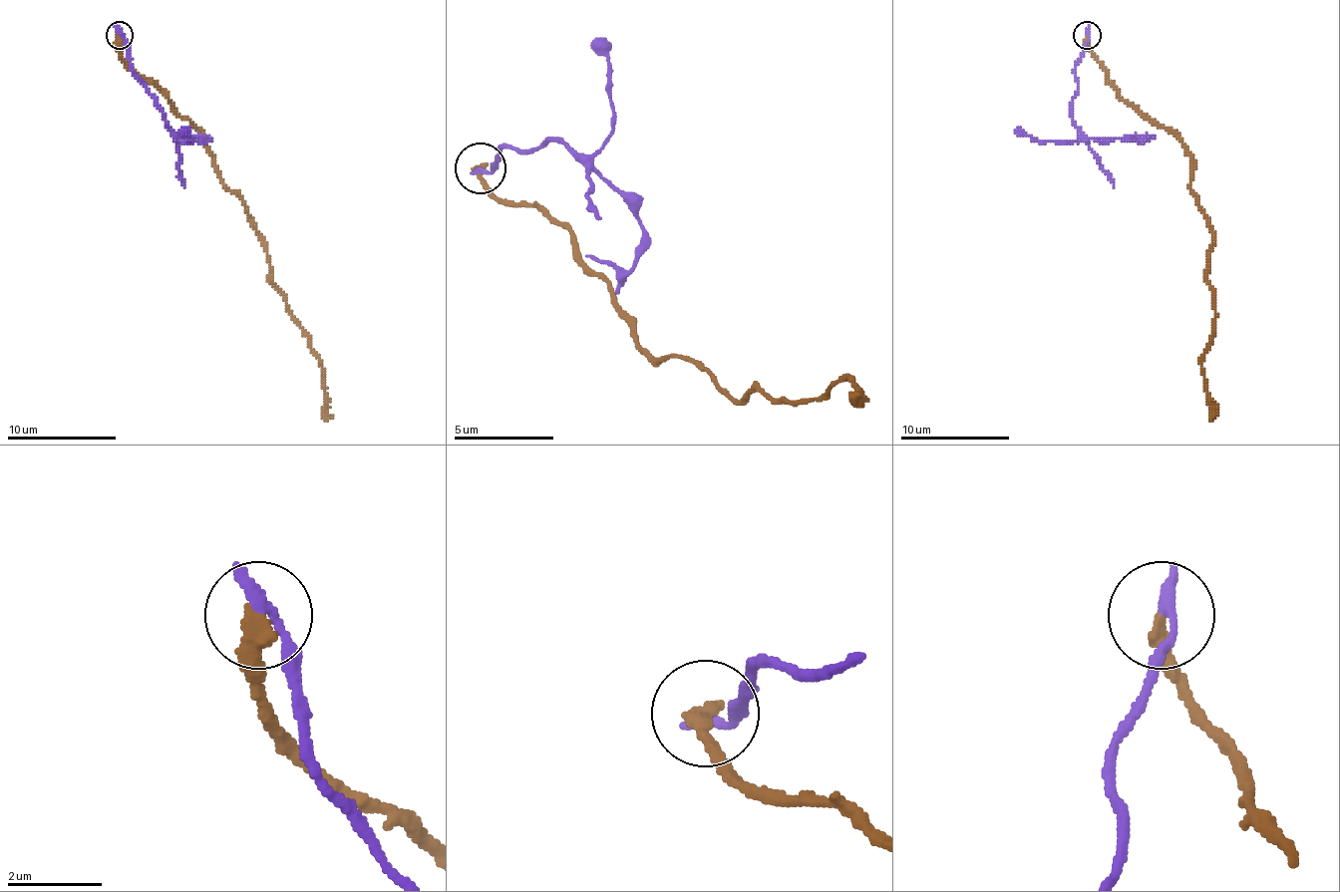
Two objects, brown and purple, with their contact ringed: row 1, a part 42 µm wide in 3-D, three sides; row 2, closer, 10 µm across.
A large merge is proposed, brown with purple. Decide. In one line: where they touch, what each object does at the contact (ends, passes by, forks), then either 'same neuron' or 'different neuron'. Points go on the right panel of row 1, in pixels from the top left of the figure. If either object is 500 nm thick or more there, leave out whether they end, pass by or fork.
(1087, 35) | brown ends | purple ends | different neuron

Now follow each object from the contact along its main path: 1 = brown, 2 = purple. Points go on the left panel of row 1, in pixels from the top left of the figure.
1: (119, 34), (119, 53), (192, 125), (217, 176), (242, 201), (269, 283), (319, 360), (327, 421)
2: (119, 34), (125, 42), (133, 75), (147, 89), (166, 122), (184, 139), (209, 139), (201, 141), (176, 133)

